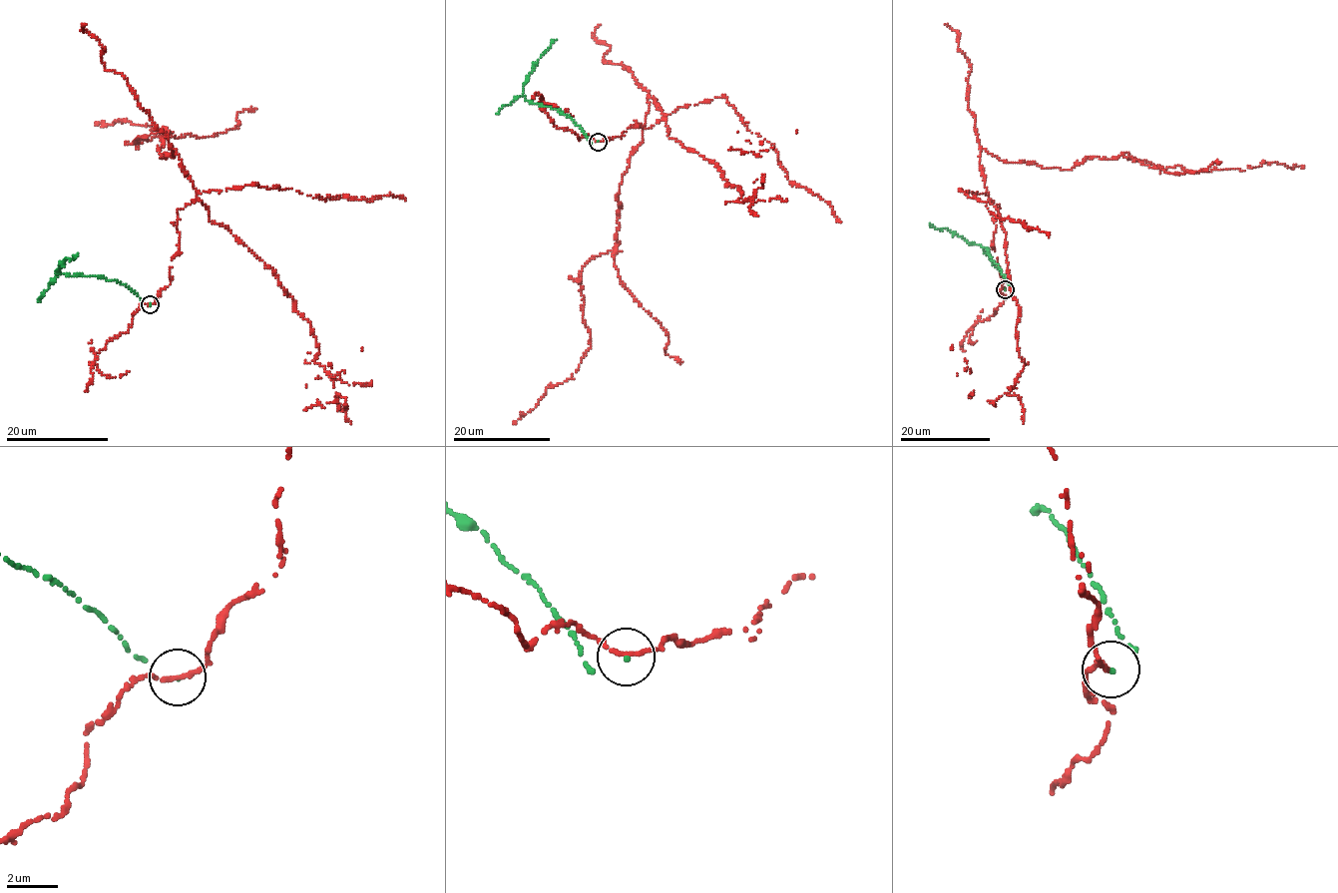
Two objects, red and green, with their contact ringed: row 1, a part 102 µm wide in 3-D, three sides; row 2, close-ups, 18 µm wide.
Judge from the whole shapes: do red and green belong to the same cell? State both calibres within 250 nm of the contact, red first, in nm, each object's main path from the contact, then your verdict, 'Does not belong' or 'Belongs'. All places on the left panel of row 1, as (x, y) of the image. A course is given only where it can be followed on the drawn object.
Thickness 170 nm (red) against 130 nm. Course of red: (150, 304), (197, 189), (170, 147), (161, 158), (168, 131), (140, 143), (161, 130), (95, 124). Course of green: (150, 303), (114, 279), (56, 272), (67, 258), (72, 259), (78, 253). Belongs

